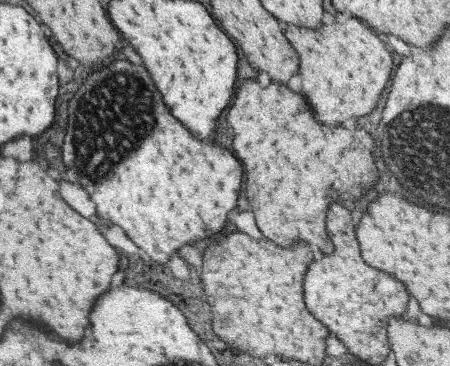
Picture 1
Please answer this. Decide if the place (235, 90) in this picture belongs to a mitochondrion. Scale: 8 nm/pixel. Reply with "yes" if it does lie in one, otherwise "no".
no

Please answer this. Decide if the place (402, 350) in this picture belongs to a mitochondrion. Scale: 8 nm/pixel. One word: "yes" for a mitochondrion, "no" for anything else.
no

